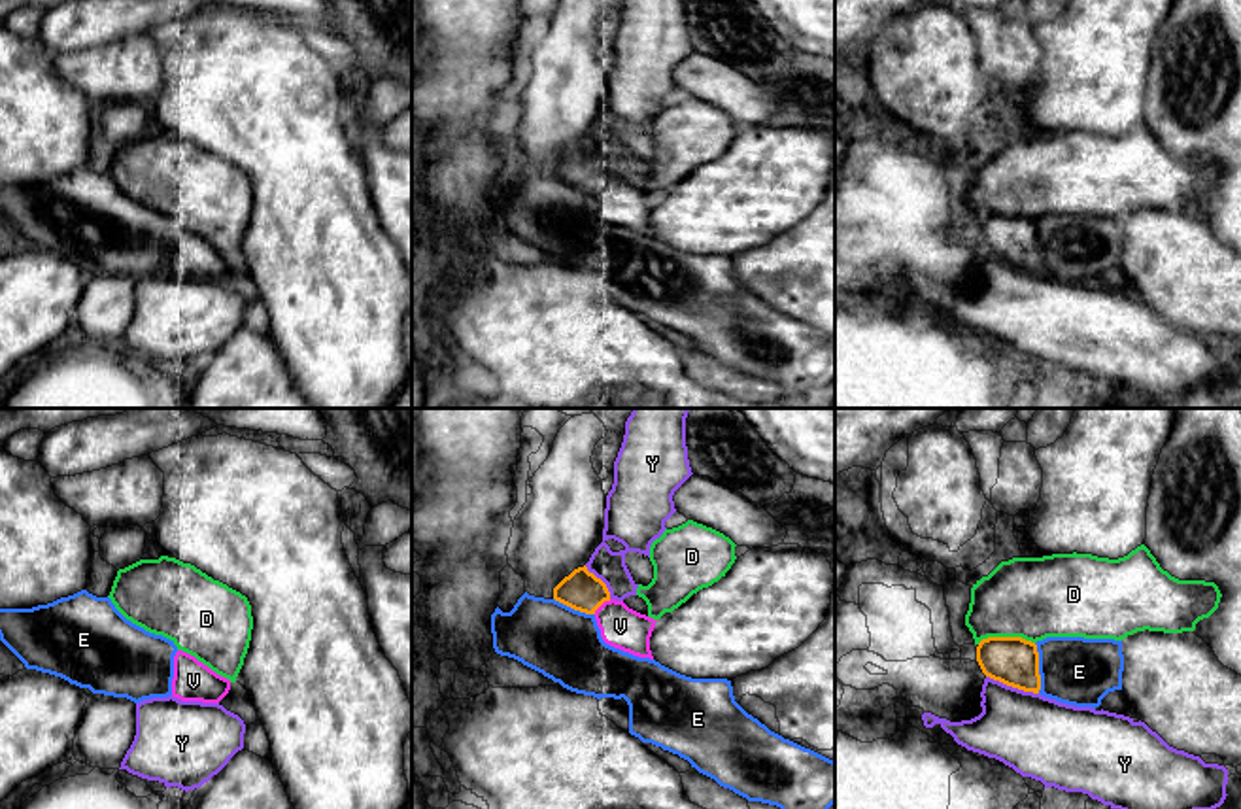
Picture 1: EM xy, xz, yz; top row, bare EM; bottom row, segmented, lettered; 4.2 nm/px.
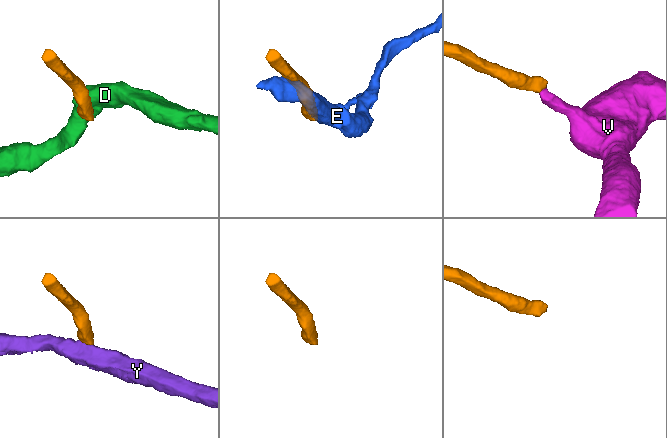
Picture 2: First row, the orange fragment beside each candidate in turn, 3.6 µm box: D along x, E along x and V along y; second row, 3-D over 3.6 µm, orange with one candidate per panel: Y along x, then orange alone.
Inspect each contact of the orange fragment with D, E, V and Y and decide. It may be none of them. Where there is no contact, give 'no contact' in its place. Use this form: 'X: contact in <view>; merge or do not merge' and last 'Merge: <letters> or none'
D: contact in yz; do not merge
E: contact in yz; do not merge
V: contact in xz; merge
Y: contact in yz; do not merge
Merge: V

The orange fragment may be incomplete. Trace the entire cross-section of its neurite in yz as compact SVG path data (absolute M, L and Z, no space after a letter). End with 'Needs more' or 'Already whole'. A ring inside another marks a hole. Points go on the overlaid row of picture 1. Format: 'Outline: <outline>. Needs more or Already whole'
Outline: M988 637L977 646L977 662L982 673L1007 686L1039 694L1037 645L1022 637Z. Already whole

